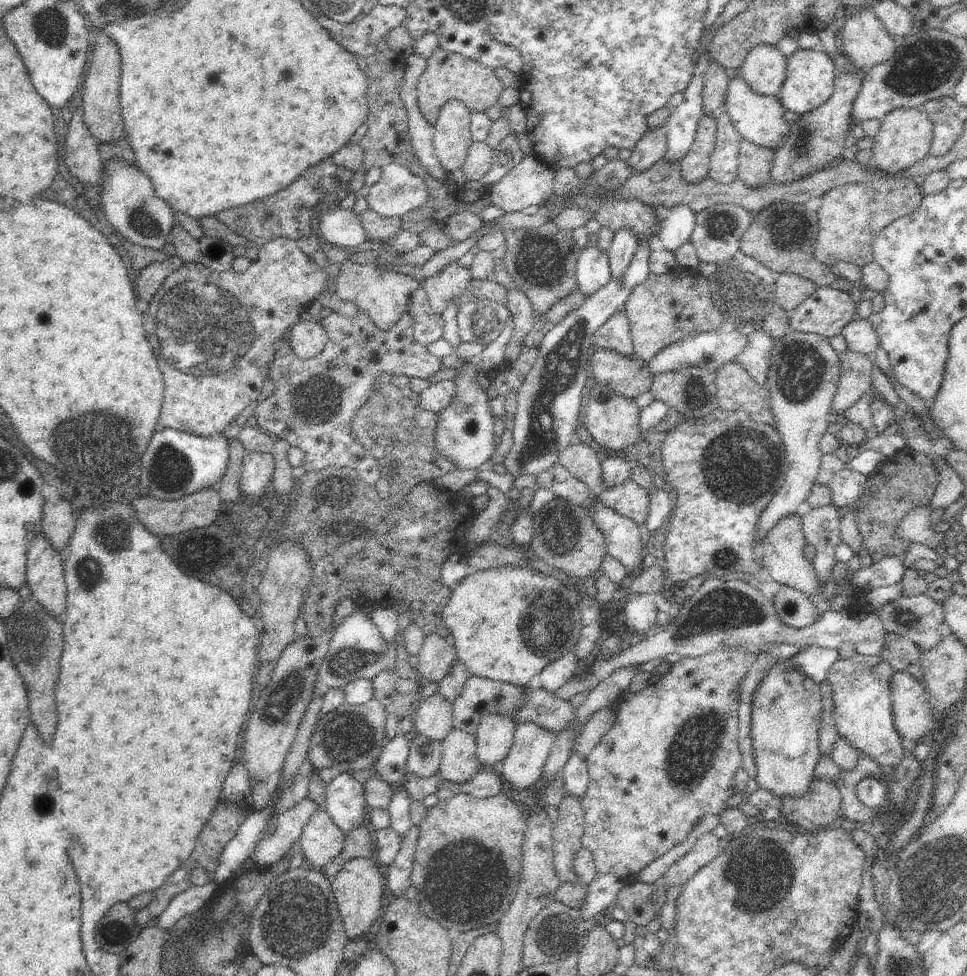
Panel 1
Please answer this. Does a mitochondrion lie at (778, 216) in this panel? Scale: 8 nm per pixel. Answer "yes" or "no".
no

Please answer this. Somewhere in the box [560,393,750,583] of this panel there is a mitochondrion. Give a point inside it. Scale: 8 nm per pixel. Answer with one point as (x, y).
(727, 557)

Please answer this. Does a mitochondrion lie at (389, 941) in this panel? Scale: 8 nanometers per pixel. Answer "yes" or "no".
no

